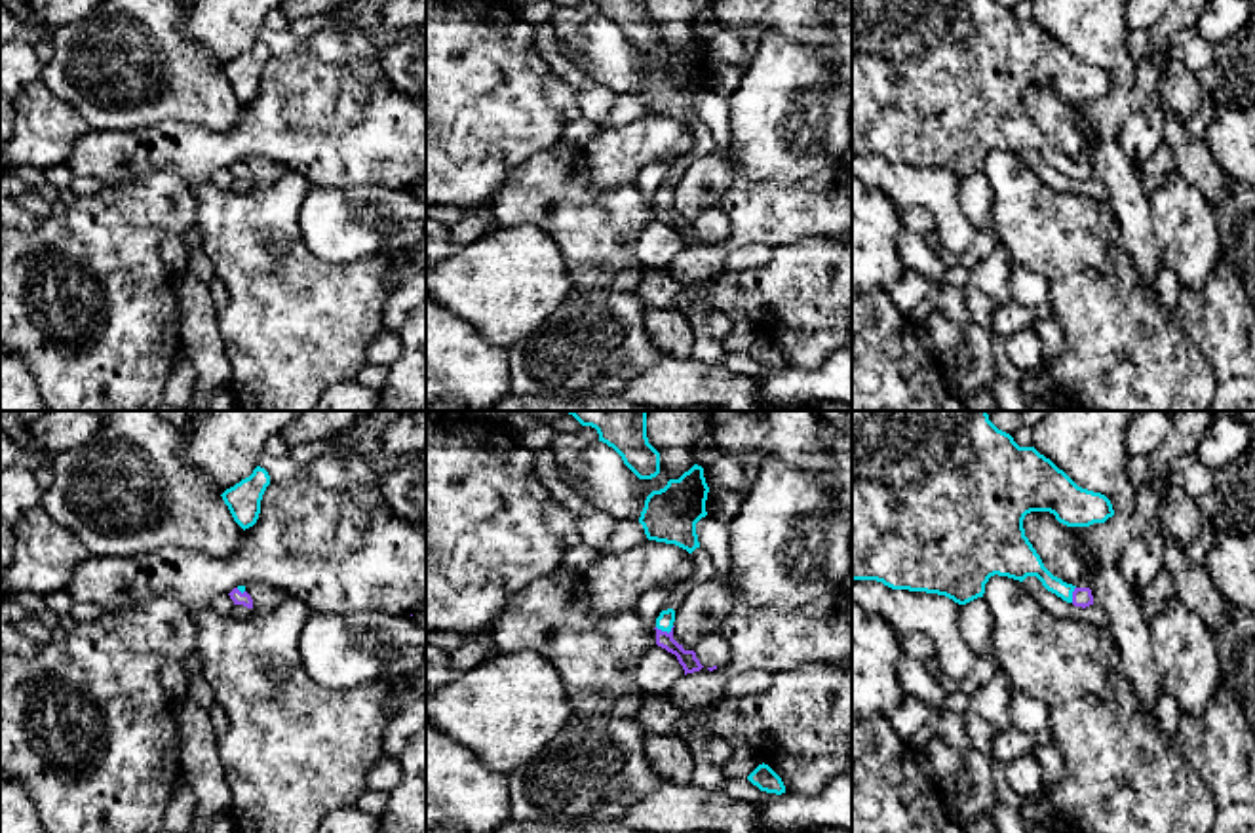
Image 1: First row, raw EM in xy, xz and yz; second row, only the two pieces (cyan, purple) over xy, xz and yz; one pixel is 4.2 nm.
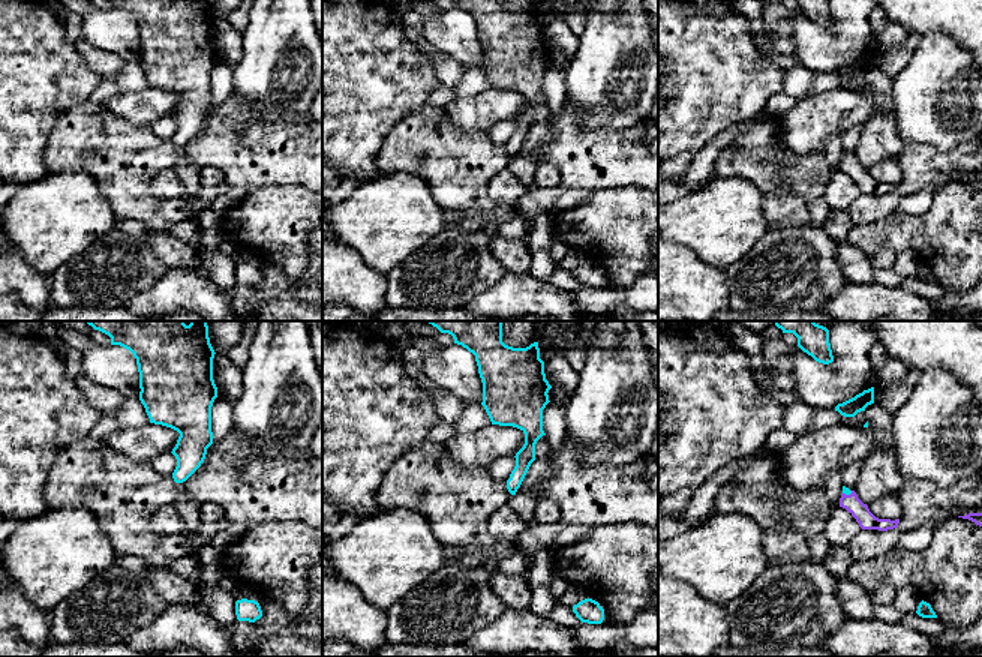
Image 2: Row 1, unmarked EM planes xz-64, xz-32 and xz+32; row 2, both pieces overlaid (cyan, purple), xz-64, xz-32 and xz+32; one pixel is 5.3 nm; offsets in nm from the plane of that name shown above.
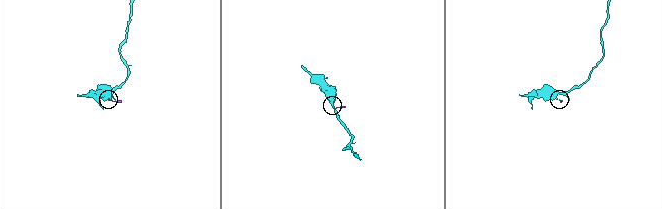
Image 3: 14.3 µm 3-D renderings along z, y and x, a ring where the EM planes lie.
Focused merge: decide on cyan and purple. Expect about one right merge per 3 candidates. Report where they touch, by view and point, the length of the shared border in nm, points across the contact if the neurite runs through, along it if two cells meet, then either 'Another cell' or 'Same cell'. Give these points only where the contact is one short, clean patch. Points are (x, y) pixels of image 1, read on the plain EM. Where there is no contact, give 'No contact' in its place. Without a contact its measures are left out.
Touches cyan at xz (666, 204). Shared border 80 nm. Path across: xz (666, 193), (666, 204), (687, 232). Same cell

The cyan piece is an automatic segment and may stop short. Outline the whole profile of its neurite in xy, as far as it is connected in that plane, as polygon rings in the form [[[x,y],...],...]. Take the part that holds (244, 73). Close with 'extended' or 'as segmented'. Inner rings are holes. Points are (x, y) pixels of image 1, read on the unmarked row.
[[[257,40],[249,51],[241,53],[221,68],[234,95],[243,105],[257,97],[261,87],[261,74],[268,59],[268,46]]] | as segmented

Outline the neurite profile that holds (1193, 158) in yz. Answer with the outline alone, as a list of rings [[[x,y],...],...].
[[[1164,110],[1166,114],[1166,143],[1179,171],[1190,184],[1198,186],[1209,203],[1230,200],[1234,194],[1232,179],[1213,158],[1206,139],[1192,137],[1185,124]]]

